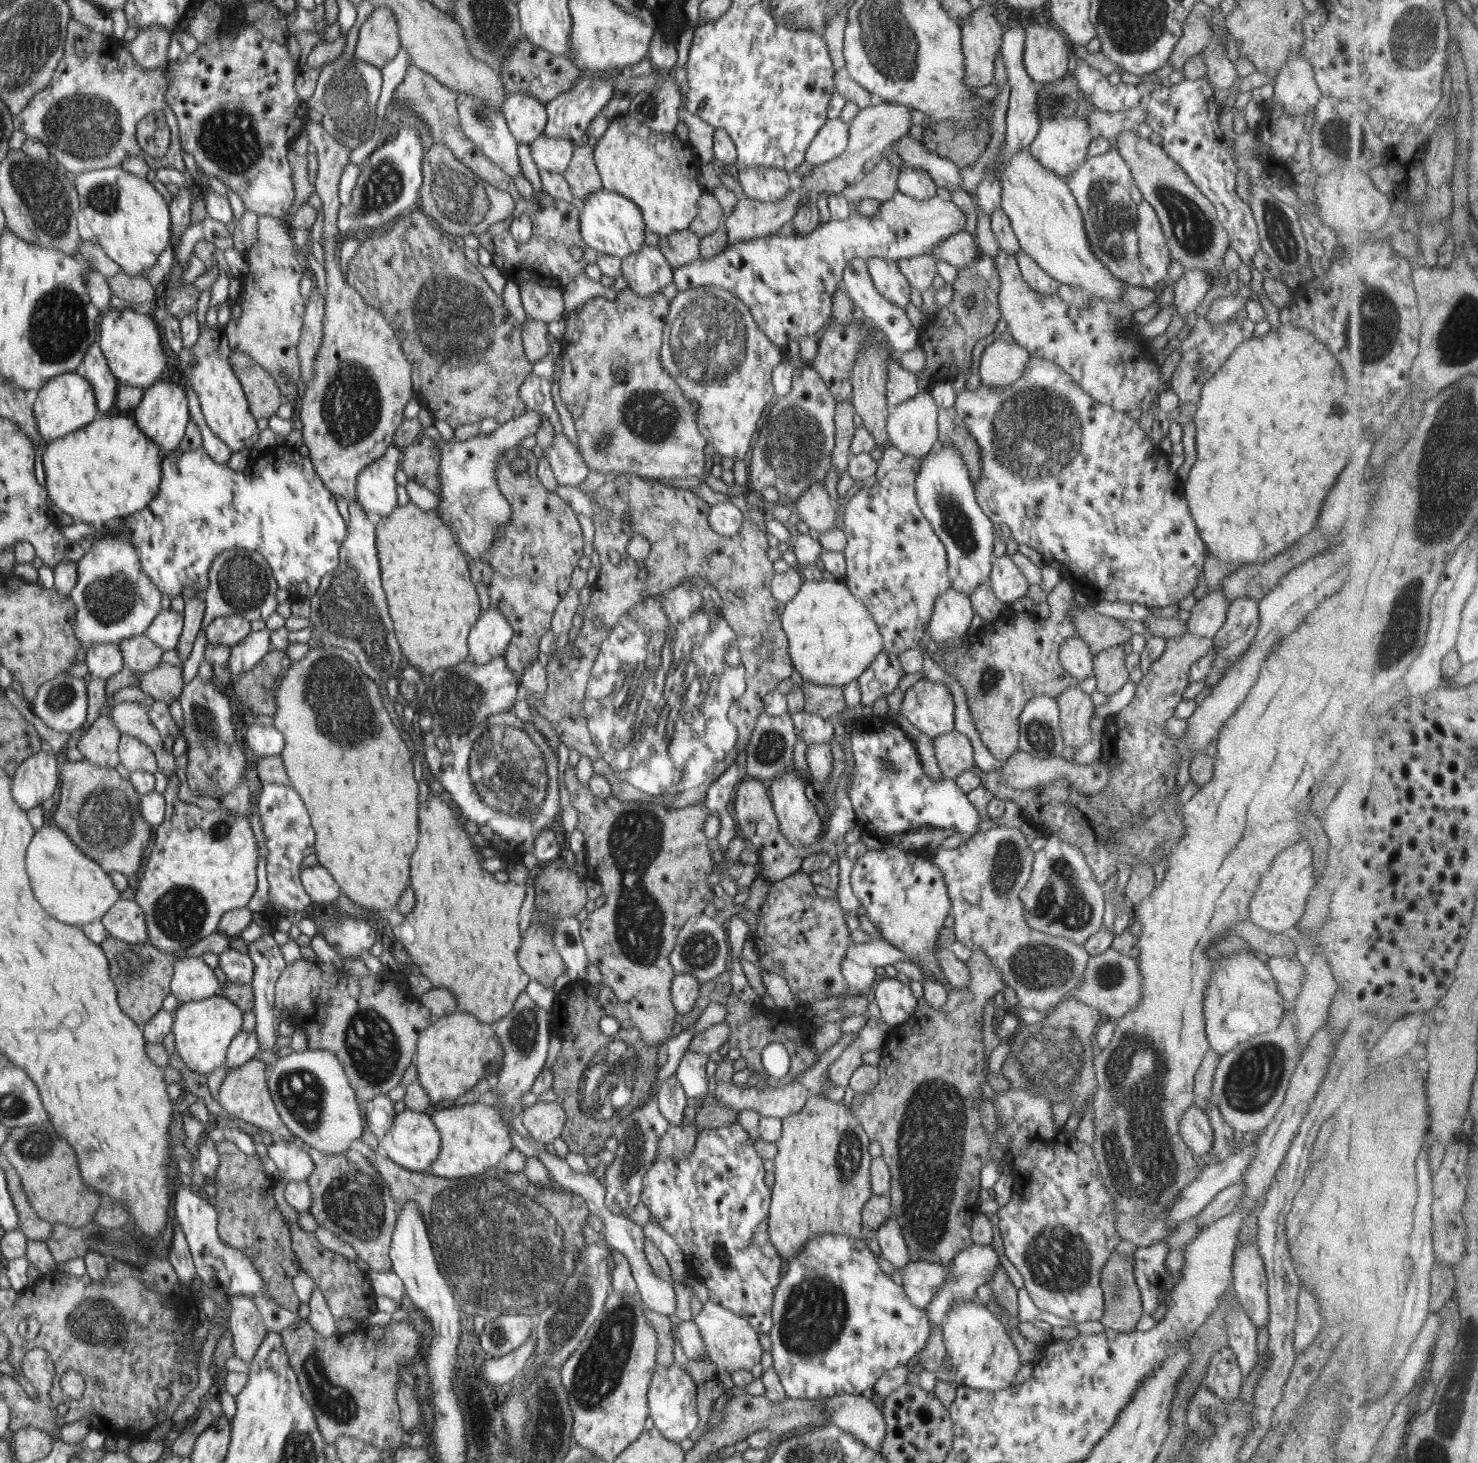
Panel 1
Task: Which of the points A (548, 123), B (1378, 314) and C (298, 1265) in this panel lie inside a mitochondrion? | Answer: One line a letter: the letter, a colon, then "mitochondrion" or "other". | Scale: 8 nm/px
A: other
B: mitochondrion
C: other

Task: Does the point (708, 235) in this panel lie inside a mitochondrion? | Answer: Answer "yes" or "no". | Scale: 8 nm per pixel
no

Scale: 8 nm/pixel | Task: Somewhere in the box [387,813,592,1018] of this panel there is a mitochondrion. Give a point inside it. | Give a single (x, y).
(568, 933)

